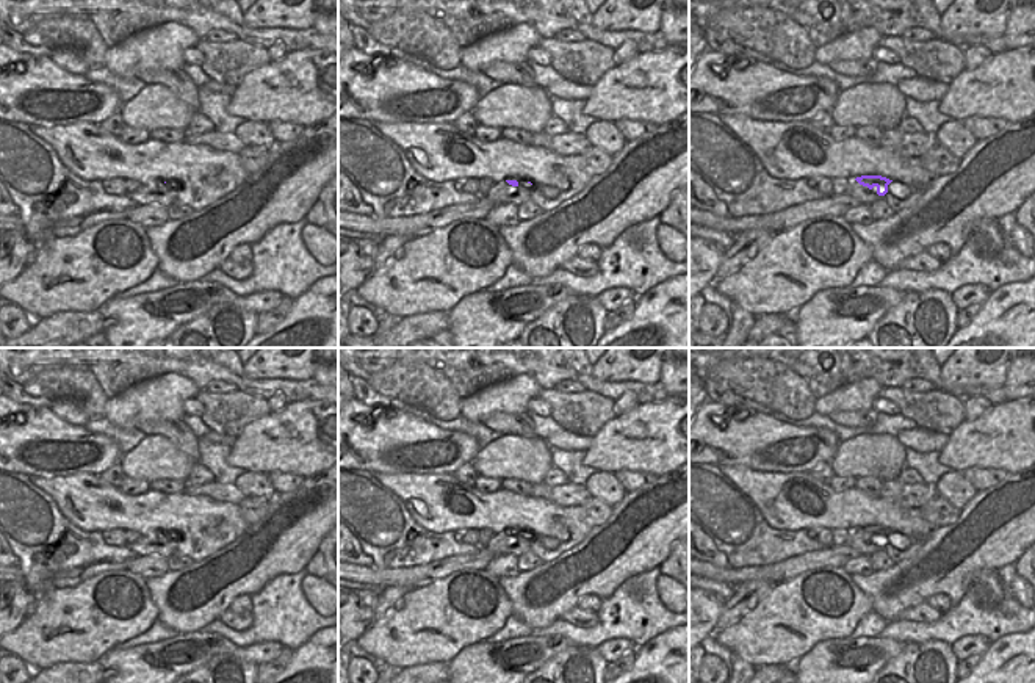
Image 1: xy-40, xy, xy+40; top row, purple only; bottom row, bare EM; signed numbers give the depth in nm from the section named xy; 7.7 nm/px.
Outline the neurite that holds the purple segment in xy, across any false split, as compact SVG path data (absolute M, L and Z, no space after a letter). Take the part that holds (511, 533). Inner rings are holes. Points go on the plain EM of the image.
M501 531L498 534L493 534L485 548L496 556L509 553L518 558L529 551L531 540L531 533Z

